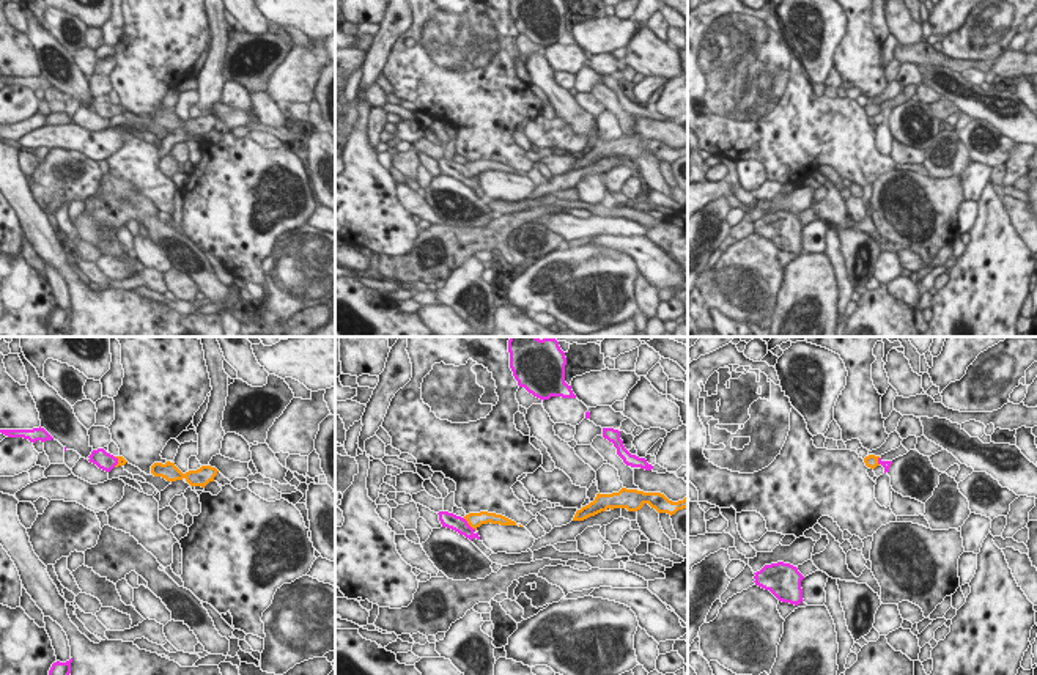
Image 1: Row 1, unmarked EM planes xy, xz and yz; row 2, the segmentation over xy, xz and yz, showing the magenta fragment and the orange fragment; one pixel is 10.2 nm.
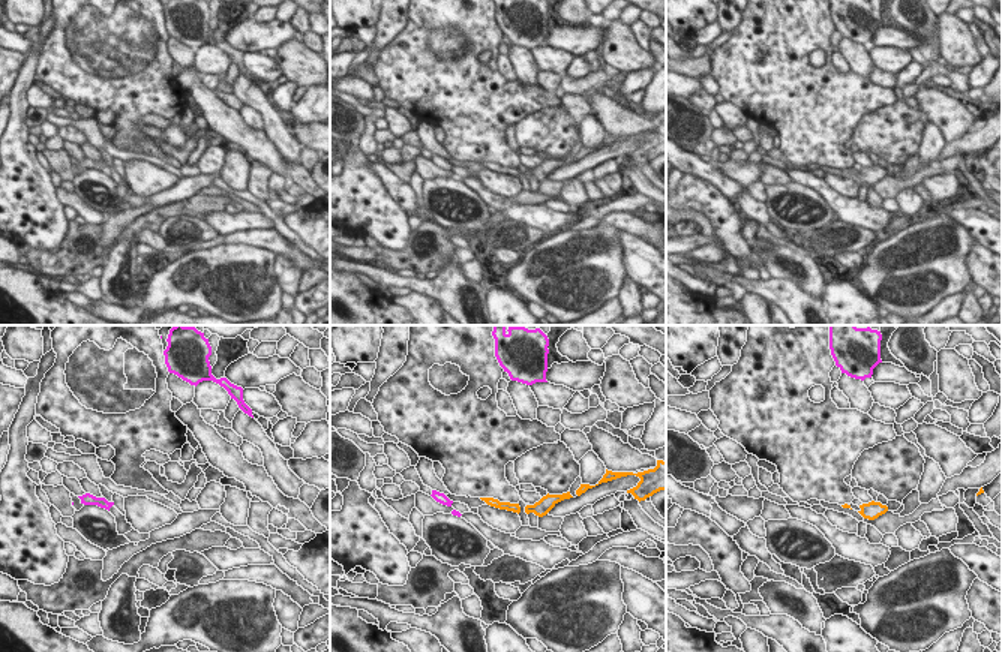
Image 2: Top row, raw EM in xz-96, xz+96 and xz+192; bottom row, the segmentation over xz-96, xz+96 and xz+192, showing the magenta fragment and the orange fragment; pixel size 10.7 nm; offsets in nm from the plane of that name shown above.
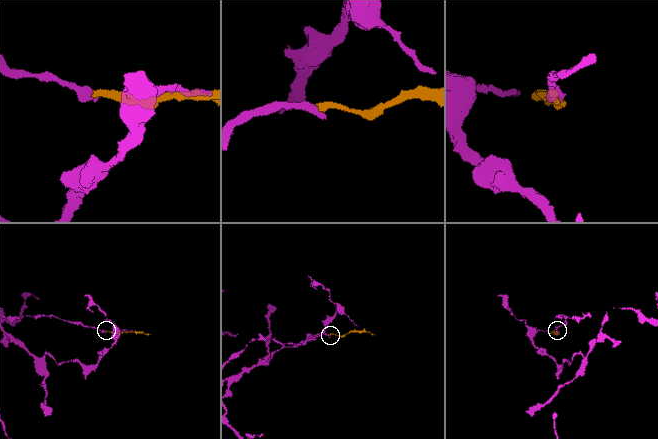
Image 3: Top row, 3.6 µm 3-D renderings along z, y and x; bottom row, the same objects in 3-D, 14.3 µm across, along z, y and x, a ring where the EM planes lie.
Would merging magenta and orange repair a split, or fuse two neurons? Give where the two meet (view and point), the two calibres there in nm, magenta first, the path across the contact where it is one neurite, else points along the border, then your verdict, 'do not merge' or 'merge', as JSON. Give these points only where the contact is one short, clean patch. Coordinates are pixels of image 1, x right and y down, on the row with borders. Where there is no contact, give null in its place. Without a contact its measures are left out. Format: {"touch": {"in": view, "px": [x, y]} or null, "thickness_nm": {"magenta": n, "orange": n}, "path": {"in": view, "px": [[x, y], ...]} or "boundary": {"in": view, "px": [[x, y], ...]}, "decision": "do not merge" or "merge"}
{"touch": {"in": "xz", "px": [468, 524]}, "thickness_nm": {"magenta": 160, "orange": 160}, "path": {"in": "xz", "px": [[447, 520], [468, 524], [474, 520]]}, "decision": "merge"}

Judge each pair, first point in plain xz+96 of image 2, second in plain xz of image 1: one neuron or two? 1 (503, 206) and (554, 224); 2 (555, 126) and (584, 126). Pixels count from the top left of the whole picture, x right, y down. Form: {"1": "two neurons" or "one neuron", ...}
{"1": "one neuron", "2": "two neurons"}

